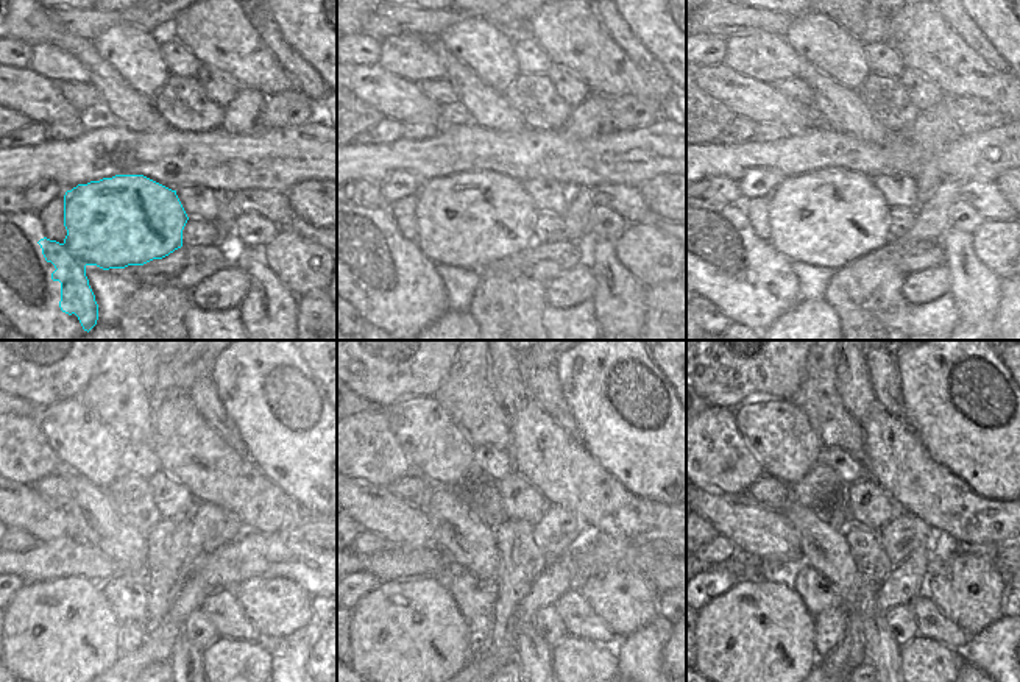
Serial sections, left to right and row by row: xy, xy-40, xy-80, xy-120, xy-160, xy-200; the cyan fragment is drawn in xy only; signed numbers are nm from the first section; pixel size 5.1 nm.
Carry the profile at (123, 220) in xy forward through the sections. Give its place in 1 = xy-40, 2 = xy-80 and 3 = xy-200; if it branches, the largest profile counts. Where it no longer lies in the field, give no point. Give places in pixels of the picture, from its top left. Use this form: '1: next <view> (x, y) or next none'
1: next xy-40 (474, 219)
2: next xy-80 (832, 217)
3: next xy-200 (755, 640)

